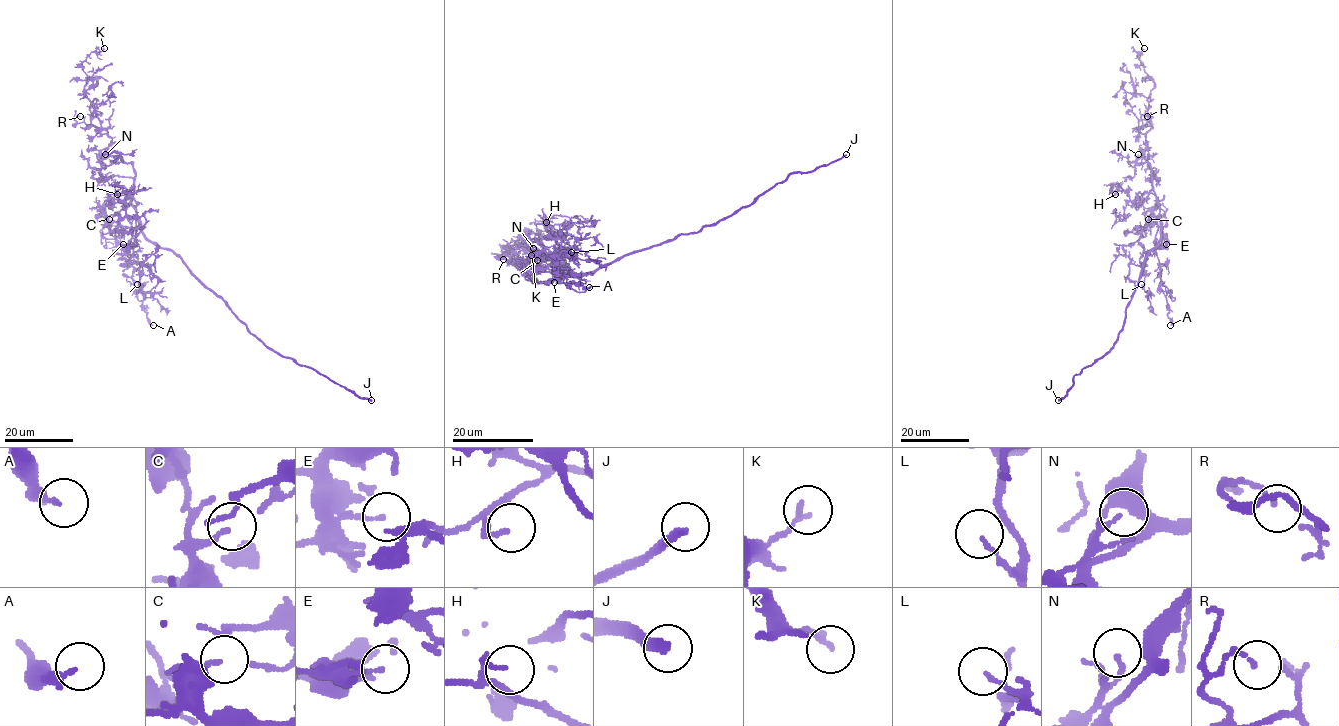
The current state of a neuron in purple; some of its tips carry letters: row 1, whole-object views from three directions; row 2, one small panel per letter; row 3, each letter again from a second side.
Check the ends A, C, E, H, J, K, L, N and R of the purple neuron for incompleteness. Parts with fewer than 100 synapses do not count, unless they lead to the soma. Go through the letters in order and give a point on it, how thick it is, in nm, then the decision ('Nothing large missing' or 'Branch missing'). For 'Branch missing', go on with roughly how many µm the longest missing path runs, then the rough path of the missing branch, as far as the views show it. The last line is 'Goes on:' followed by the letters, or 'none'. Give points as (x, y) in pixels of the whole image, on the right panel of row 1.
A: Place: (1170, 325). Thickness 260 nm. Nothing large missing
C: Place: (1148, 219). Thickness 90 nm. Nothing large missing
E: Place: (1166, 244). Thickness 110 nm. Nothing large missing
H: Place: (1115, 194). Thickness 160 nm. Nothing large missing
J: Place: (1058, 400). Thickness 300 nm. Branch missing. Missing length about 90 µm. Course of what is missing: (1058, 400), (992, 399), (981, 408), (971, 403), (964, 415), (963, 429), (955, 431), (929, 424), (923, 418)
K: Place: (1144, 48). Thickness 180 nm. Nothing large missing
L: Place: (1141, 284). Thickness 100 nm. Nothing large missing
N: Place: (1138, 154). Thickness 100 nm. Branch missing. Missing length about 25 µm. Course of what is missing: (1138, 154), (1136, 141), (1129, 141), (1118, 116), (1112, 119)
R: Place: (1147, 116). Thickness 100 nm. Nothing large missing
Goes on: J, N

